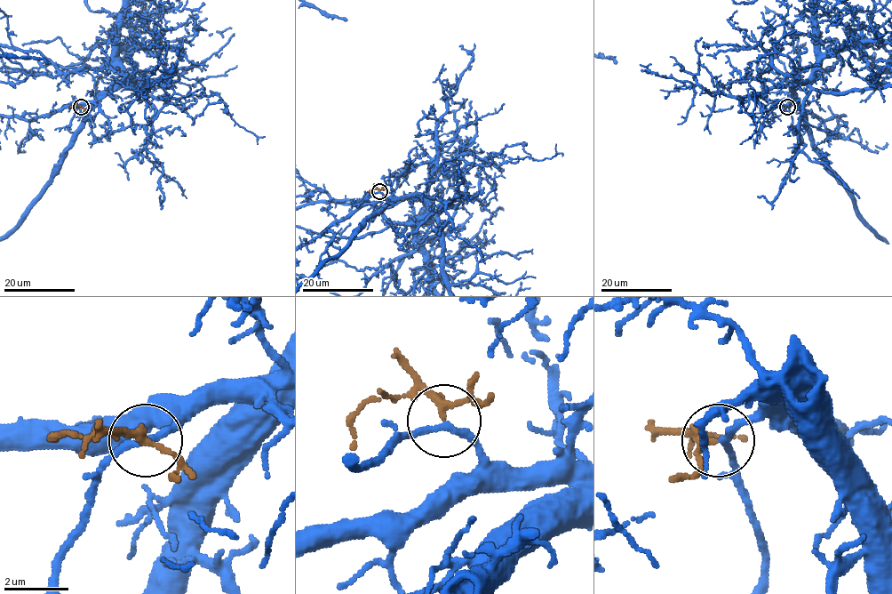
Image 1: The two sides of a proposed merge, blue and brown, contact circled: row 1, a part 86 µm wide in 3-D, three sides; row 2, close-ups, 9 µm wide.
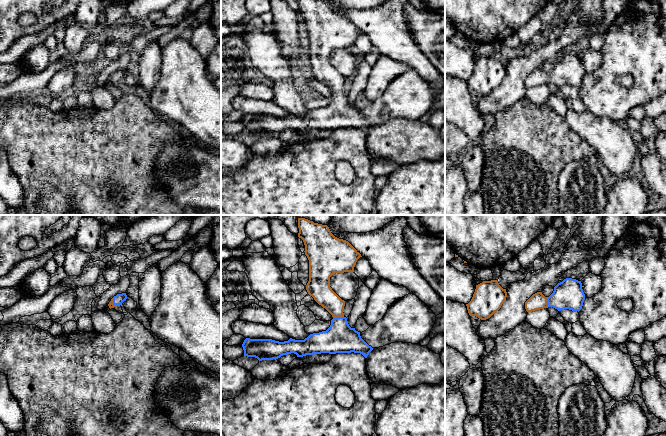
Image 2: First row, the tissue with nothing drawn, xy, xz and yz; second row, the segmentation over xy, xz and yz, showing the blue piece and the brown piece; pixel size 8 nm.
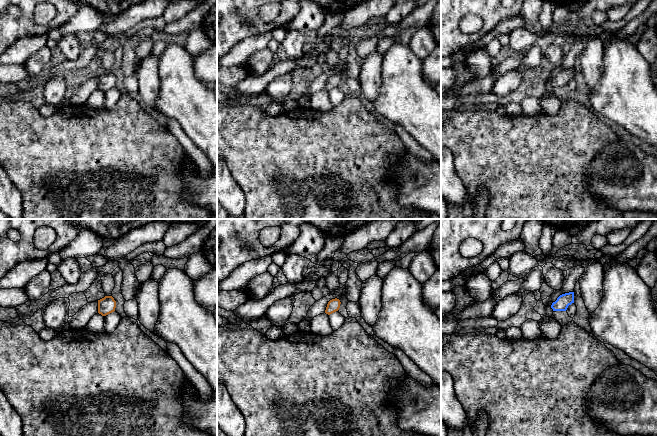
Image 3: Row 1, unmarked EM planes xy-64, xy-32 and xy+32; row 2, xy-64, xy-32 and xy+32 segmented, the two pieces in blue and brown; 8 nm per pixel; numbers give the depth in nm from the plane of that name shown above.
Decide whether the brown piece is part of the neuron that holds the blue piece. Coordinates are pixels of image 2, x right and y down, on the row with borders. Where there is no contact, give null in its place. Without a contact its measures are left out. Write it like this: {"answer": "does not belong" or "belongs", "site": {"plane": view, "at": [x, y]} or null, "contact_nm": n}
{"answer": "belongs", "site": {"plane": "xz", "at": [338, 317]}, "contact_nm": 90}

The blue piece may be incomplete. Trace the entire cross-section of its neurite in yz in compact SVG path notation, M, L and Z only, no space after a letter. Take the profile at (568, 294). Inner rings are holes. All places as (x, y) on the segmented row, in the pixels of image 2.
M566 278L554 287L553 293L545 297L542 292L533 294L526 302L526 311L532 312L548 307L553 307L558 311L569 309L580 311L585 300L581 281Z

